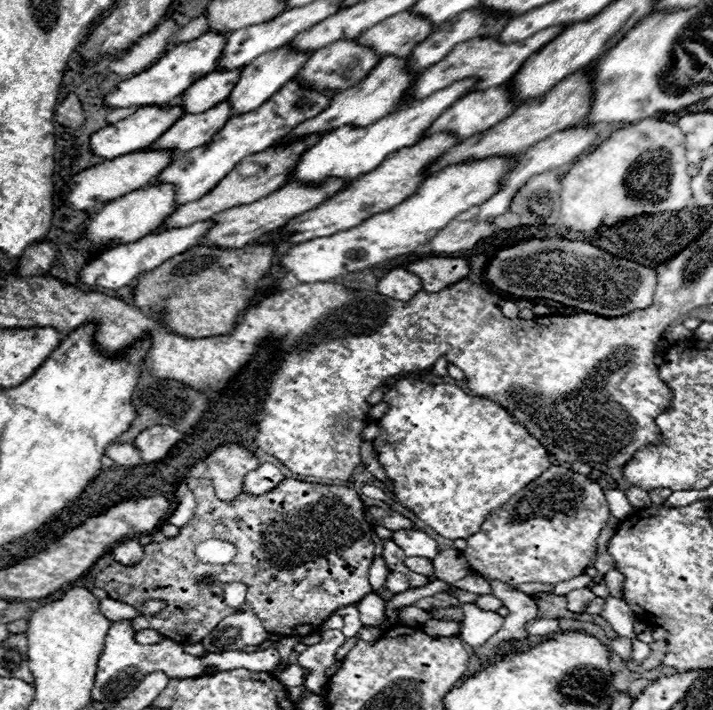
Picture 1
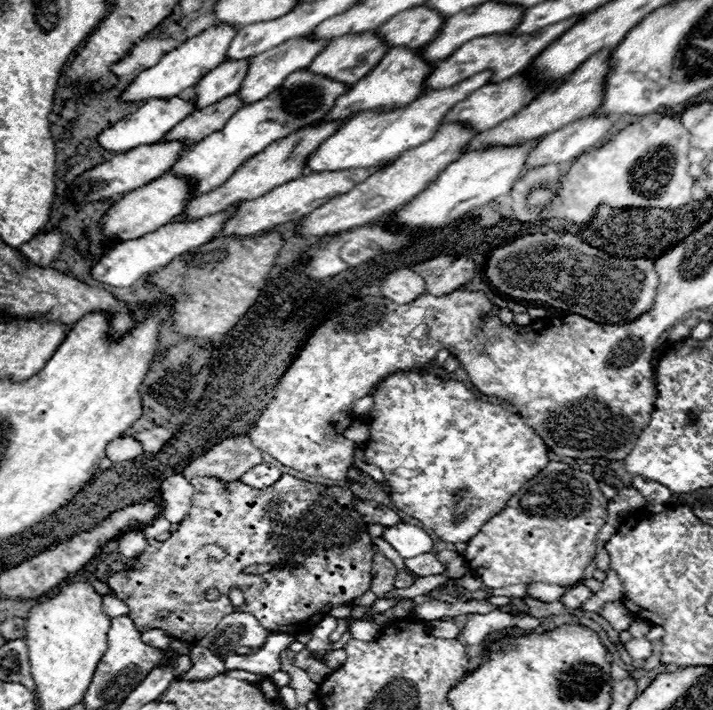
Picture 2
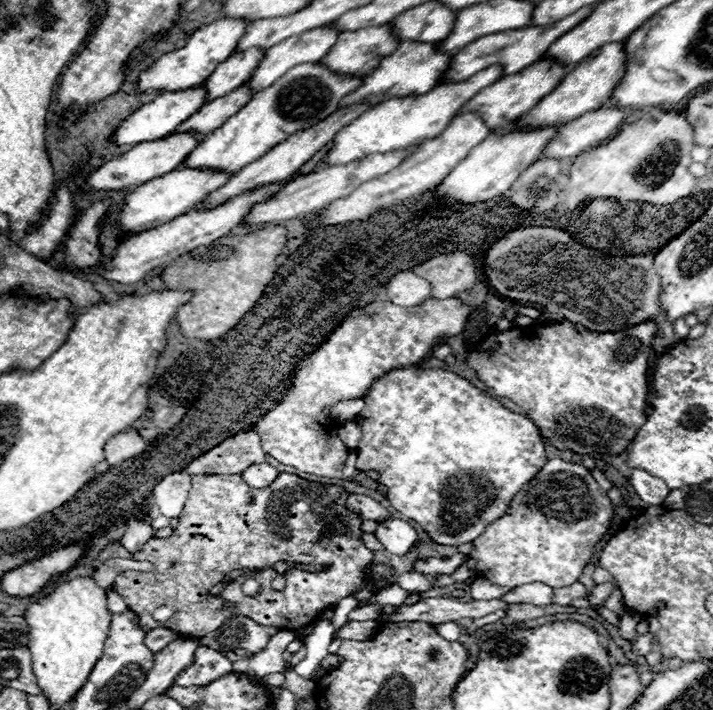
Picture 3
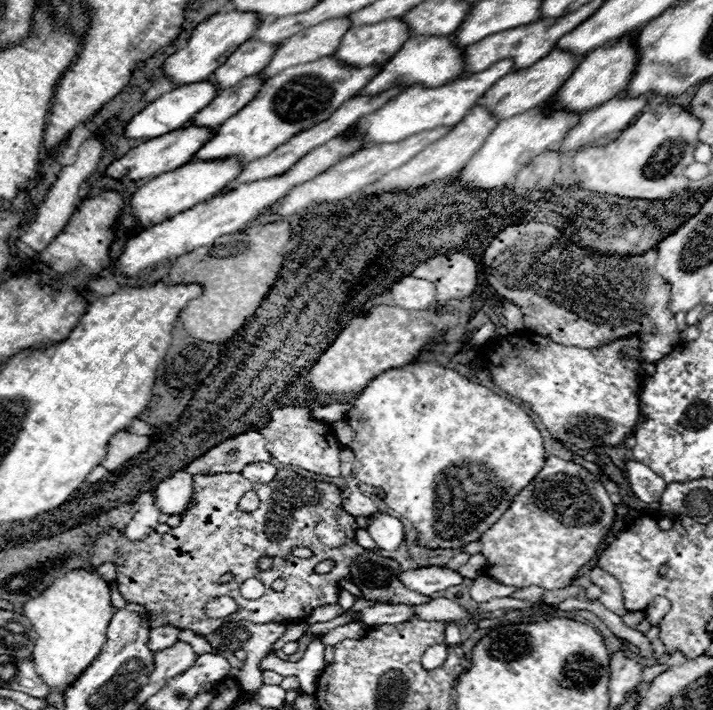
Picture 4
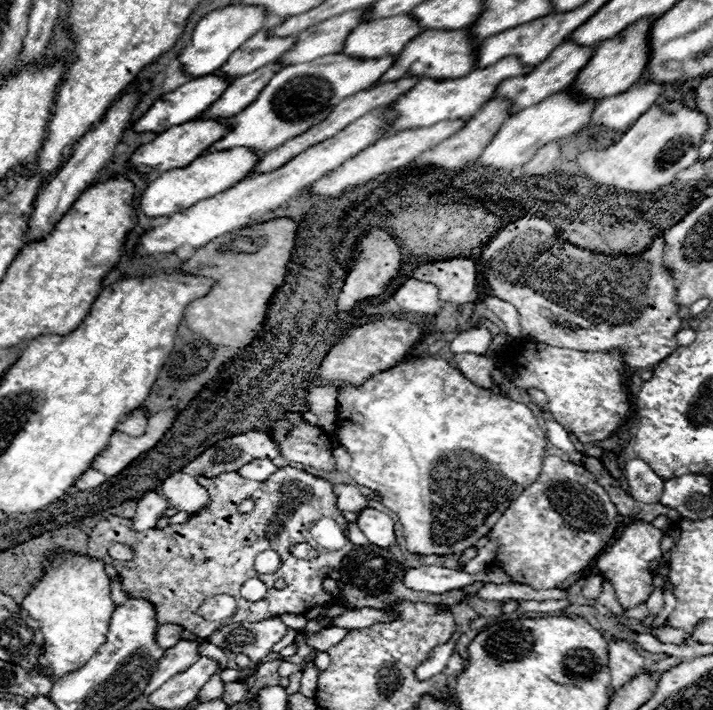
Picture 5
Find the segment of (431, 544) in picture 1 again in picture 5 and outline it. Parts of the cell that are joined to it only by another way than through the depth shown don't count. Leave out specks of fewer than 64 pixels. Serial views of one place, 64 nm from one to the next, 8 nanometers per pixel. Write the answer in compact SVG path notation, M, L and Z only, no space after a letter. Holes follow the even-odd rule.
M366 508L358 514L356 526L366 534L370 544L376 544L380 548L390 548L396 544L394 520L388 514L382 514L374 508Z

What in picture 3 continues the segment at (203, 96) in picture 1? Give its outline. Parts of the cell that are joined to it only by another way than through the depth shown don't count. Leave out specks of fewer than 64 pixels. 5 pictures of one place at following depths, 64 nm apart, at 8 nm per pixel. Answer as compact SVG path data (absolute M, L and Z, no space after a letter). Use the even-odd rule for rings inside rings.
M246 50L246 54L232 54L226 62L222 62L222 66L218 66L218 70L214 70L214 74L210 74L210 78L206 78L206 82L202 82L206 90L204 100L212 102L242 86L252 76L262 56L262 50Z

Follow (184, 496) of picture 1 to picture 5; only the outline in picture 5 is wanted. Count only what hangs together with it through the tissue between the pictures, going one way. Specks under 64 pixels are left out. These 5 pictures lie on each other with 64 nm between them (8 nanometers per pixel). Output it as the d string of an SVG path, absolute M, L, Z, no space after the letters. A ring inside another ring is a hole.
M184 472L166 478L160 490L162 496L170 502L170 508L178 508L182 512L198 512L208 504L208 492L196 482L194 476Z

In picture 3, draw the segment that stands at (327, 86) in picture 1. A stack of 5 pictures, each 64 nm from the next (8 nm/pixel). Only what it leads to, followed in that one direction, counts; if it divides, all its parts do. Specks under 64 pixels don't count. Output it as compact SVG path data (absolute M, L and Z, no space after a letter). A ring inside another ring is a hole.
M372 26L370 30L356 30L354 34L340 34L334 48L330 48L330 52L320 60L322 66L326 66L328 70L336 72L336 74L346 74L346 76L366 76L368 72L372 72L374 68L378 68L378 64L392 54L398 48L398 40L392 36L392 26Z

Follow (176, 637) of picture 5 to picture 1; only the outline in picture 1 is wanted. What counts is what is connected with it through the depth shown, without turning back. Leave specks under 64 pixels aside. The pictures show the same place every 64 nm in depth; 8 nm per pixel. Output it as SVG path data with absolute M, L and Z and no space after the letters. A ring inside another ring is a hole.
M138 630L138 632L136 632L136 640L138 640L140 644L156 644L156 642L162 642L164 636L158 634L156 630Z

